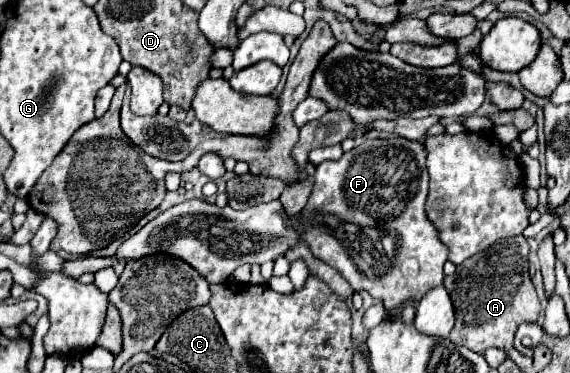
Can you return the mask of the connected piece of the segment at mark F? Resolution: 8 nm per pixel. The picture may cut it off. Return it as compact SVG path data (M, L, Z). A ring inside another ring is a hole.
M407 138L365 140L339 160L327 160L317 166L309 202L295 220L283 216L283 208L273 210L273 206L283 206L279 200L247 210L233 210L231 206L219 208L207 200L187 198L125 240L117 250L117 258L127 260L165 252L189 262L207 282L219 284L245 262L273 262L279 254L305 242L313 256L339 270L355 292L367 290L391 310L407 298L421 300L429 290L443 284L447 246L439 242L439 230L431 226L425 214L427 182L427 150L423 142ZM331 216L341 222L333 232ZM343 224L377 226L385 228L387 234L397 234L395 252L389 256L389 270L359 268L357 260L353 260L353 254L347 250L349 242L345 242Z

